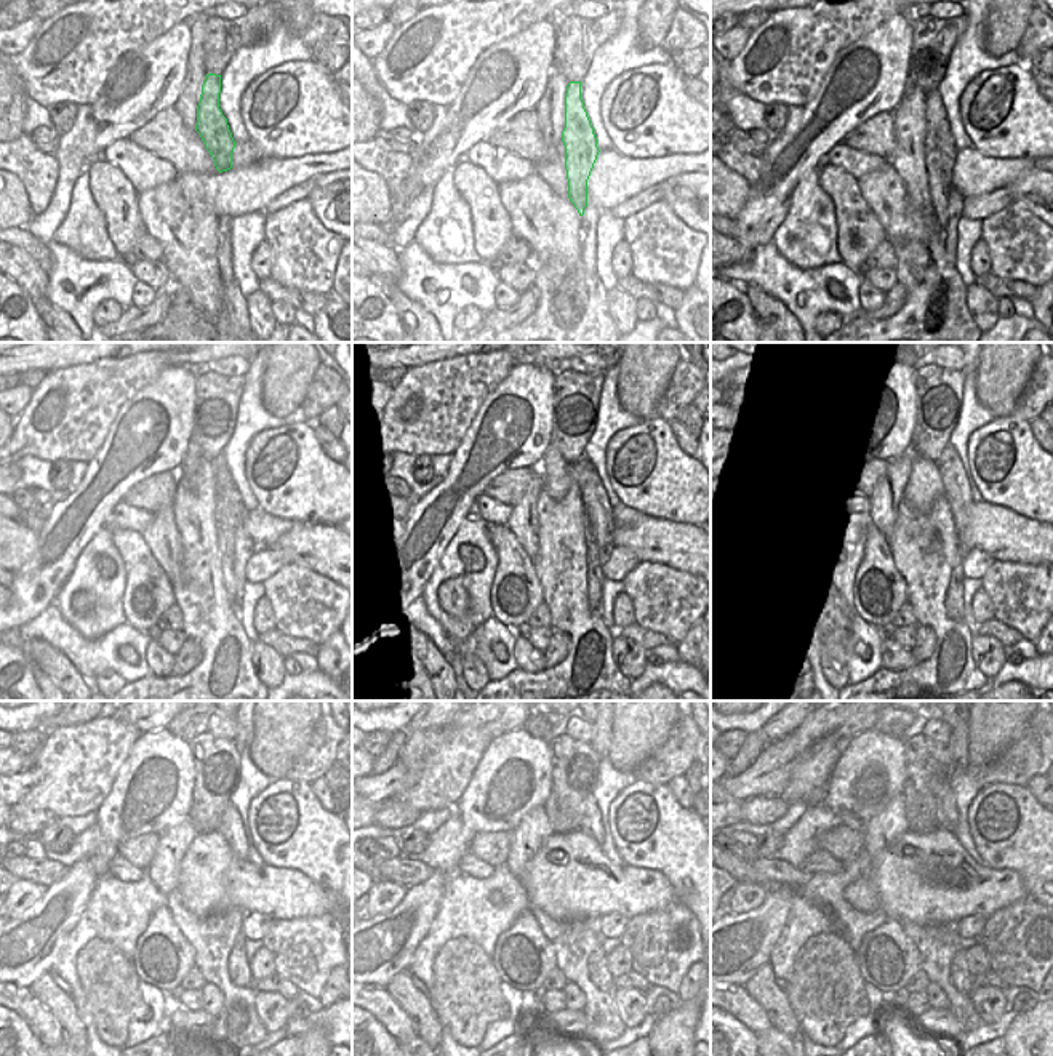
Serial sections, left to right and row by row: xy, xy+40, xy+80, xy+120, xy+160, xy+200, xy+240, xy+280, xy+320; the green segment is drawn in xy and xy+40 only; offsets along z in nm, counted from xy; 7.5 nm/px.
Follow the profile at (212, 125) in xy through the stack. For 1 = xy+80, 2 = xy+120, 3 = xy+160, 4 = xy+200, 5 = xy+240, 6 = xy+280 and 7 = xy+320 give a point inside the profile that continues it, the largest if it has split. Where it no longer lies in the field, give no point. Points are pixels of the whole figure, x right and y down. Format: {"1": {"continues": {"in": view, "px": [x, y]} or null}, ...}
{"1": {"continues": {"in": "xy+80", "px": [940, 146]}}, "2": {"continues": {"in": "xy+120", "px": [226, 520]}}, "3": {"continues": {"in": "xy+160", "px": [596, 576]}}, "4": {"continues": {"in": "xy+200", "px": [954, 599]}}, "5": {"continues": {"in": "xy+240", "px": [239, 970]}}, "6": {"continues": {"in": "xy+280", "px": [600, 976]}}, "7": {"continues": {"in": "xy+320", "px": [962, 980]}}}

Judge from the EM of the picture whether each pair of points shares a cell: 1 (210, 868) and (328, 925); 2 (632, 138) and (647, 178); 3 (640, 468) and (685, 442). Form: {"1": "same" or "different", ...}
{"1": "different", "2": "different", "3": "different"}

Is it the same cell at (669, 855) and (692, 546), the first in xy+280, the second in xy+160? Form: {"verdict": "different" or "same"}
{"verdict": "different"}

